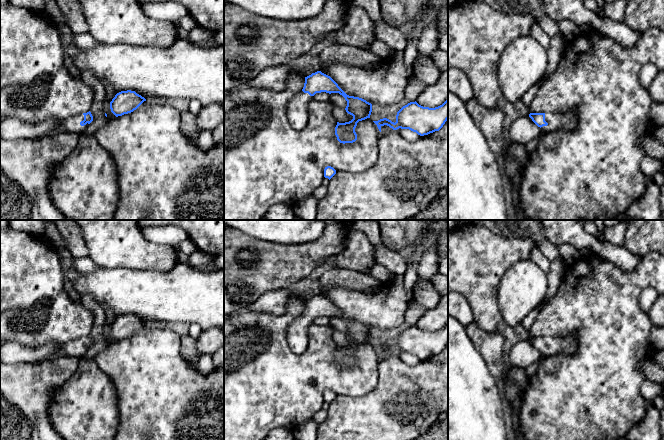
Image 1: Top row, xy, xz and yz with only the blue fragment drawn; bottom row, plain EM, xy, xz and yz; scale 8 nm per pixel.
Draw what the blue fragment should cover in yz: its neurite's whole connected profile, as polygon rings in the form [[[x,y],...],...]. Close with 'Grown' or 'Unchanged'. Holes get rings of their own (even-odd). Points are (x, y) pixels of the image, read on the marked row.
[[[571,108],[564,114],[530,113],[529,117],[544,133],[557,130],[573,131],[576,129],[578,114],[576,108]]]. Grown

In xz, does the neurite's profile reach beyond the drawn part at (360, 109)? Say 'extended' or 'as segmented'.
extended

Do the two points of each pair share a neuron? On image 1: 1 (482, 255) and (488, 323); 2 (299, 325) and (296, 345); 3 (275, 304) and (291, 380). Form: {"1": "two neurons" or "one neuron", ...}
{"1": "one neuron", "2": "one neuron", "3": "two neurons"}

